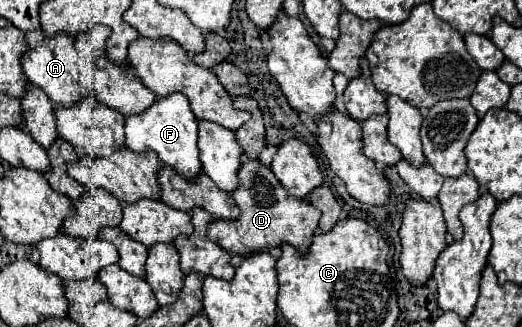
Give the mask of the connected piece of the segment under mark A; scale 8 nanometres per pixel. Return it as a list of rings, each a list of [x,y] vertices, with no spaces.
[[[57,32],[55,36],[43,36],[43,42],[35,48],[29,46],[27,52],[23,52],[21,56],[21,68],[25,72],[25,76],[29,78],[29,82],[37,88],[41,88],[53,102],[67,106],[67,104],[75,104],[81,96],[89,96],[95,94],[91,88],[87,88],[79,78],[79,70],[77,70],[77,52],[75,52],[75,40],[65,34],[65,32]]]

